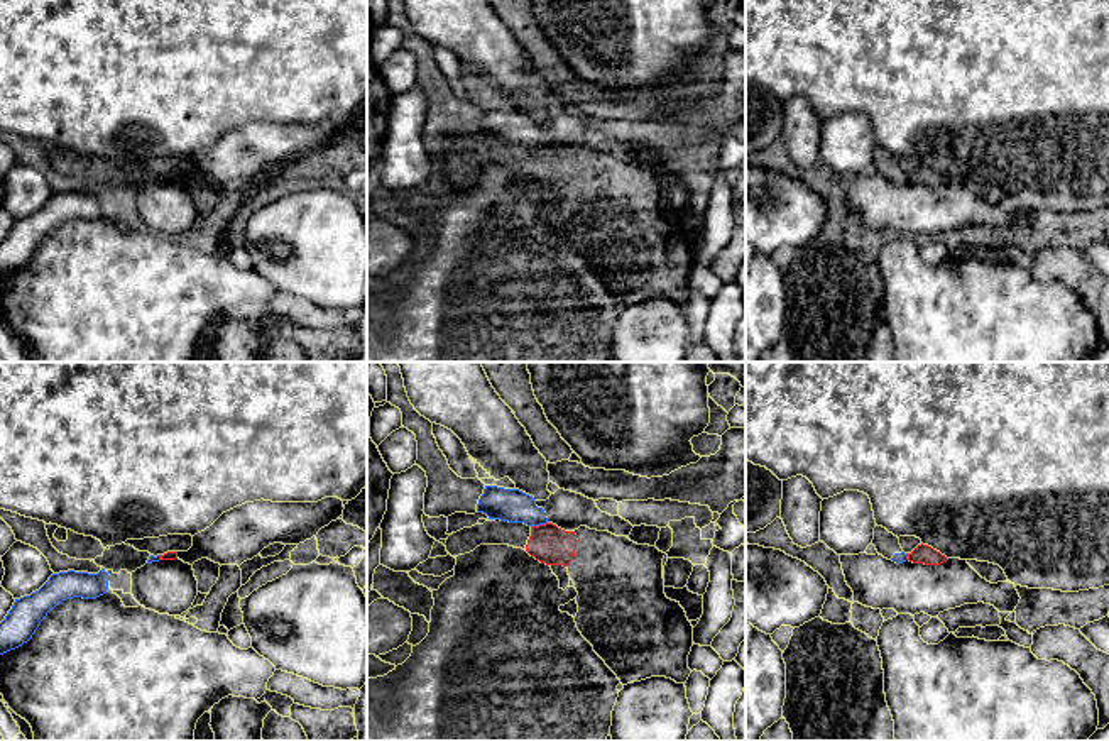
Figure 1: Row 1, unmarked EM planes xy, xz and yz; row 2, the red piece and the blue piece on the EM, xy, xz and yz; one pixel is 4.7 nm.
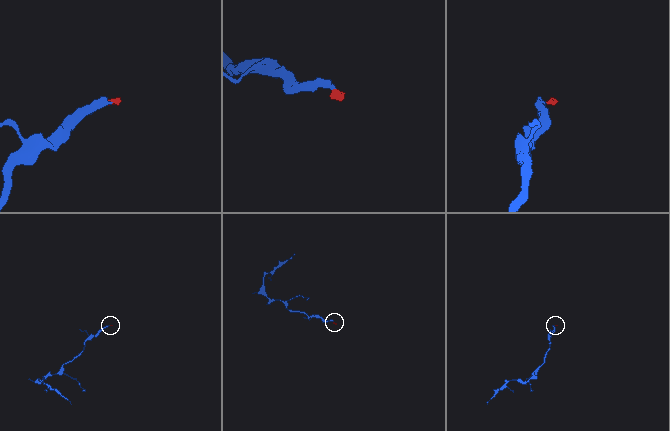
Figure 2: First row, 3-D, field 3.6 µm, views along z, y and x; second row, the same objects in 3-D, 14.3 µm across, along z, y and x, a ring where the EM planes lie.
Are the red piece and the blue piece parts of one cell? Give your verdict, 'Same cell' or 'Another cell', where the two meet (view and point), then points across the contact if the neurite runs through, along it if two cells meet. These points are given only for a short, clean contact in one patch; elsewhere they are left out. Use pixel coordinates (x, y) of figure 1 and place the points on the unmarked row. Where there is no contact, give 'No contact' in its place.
Another cell. Touches red at xz (540, 146). Boundary: xz (546, 142), (531, 148)

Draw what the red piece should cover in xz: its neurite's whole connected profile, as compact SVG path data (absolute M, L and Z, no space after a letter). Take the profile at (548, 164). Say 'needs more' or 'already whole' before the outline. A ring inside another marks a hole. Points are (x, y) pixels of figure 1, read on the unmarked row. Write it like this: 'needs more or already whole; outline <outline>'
needs more; outline M500 140L463 149L450 156L445 164L451 178L470 174L480 166L522 169L541 184L566 188L578 217L560 227L560 232L575 239L582 257L622 306L651 298L686 305L691 294L688 276L693 267L693 247L680 223L664 215L663 179L666 174L656 167L637 166L627 157L587 147L565 152L553 144L527 147Z

